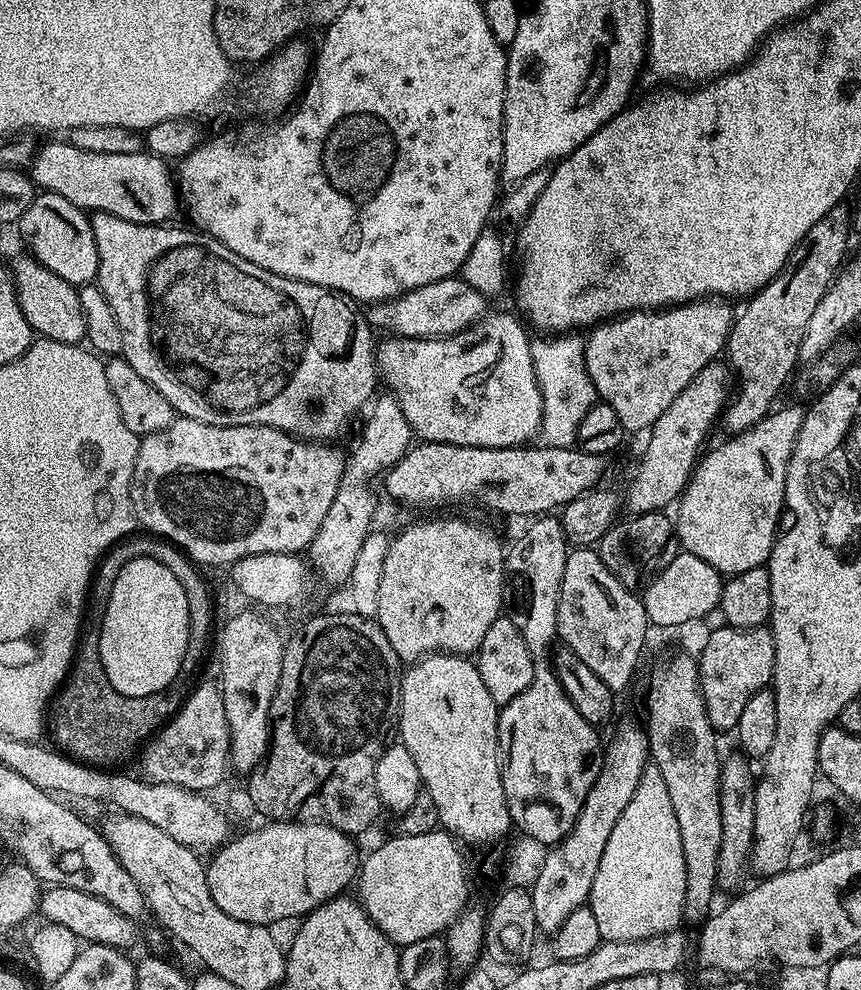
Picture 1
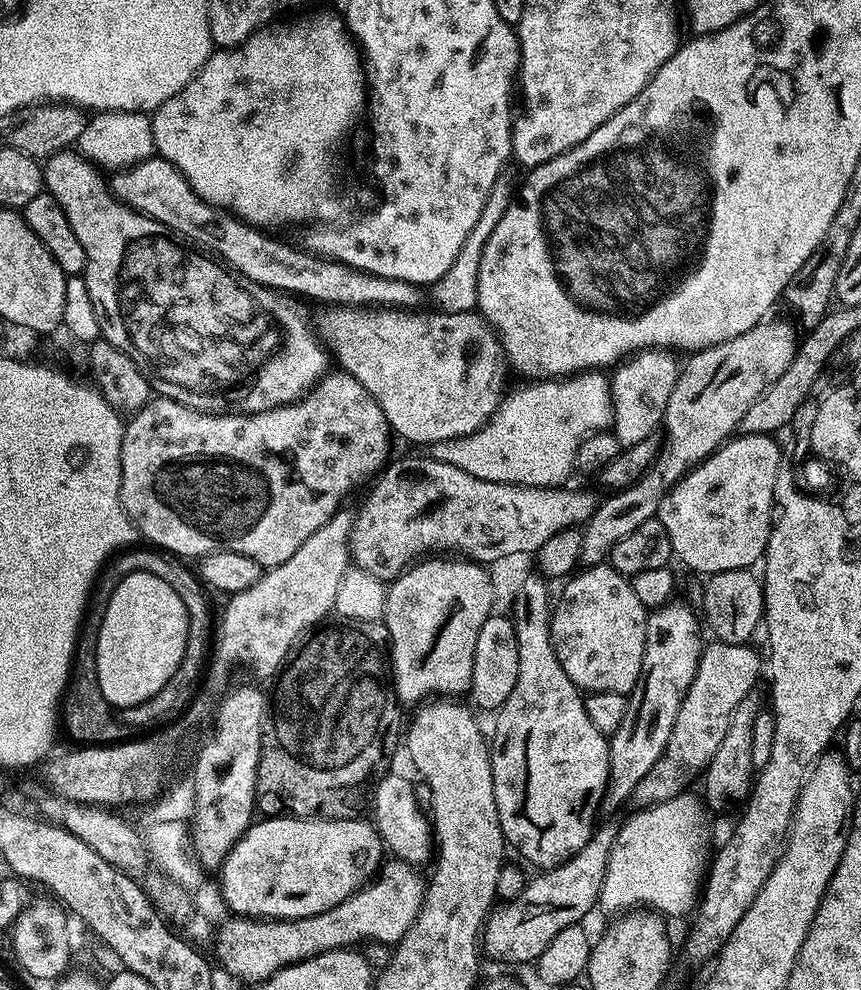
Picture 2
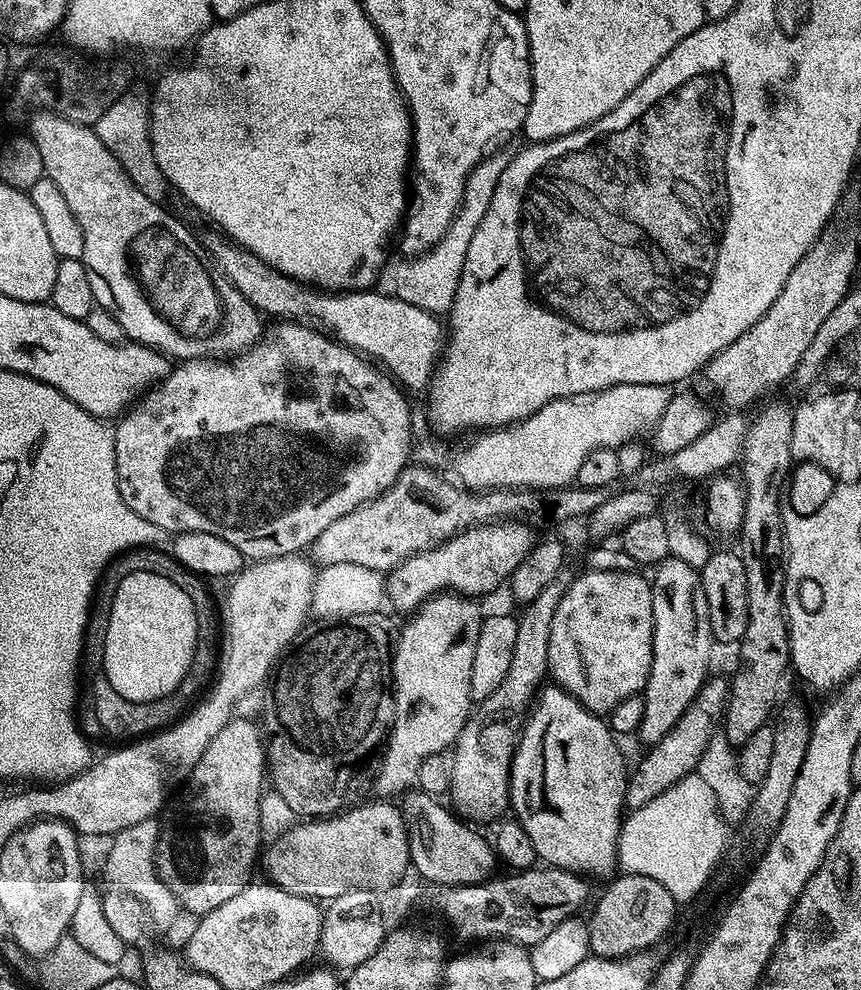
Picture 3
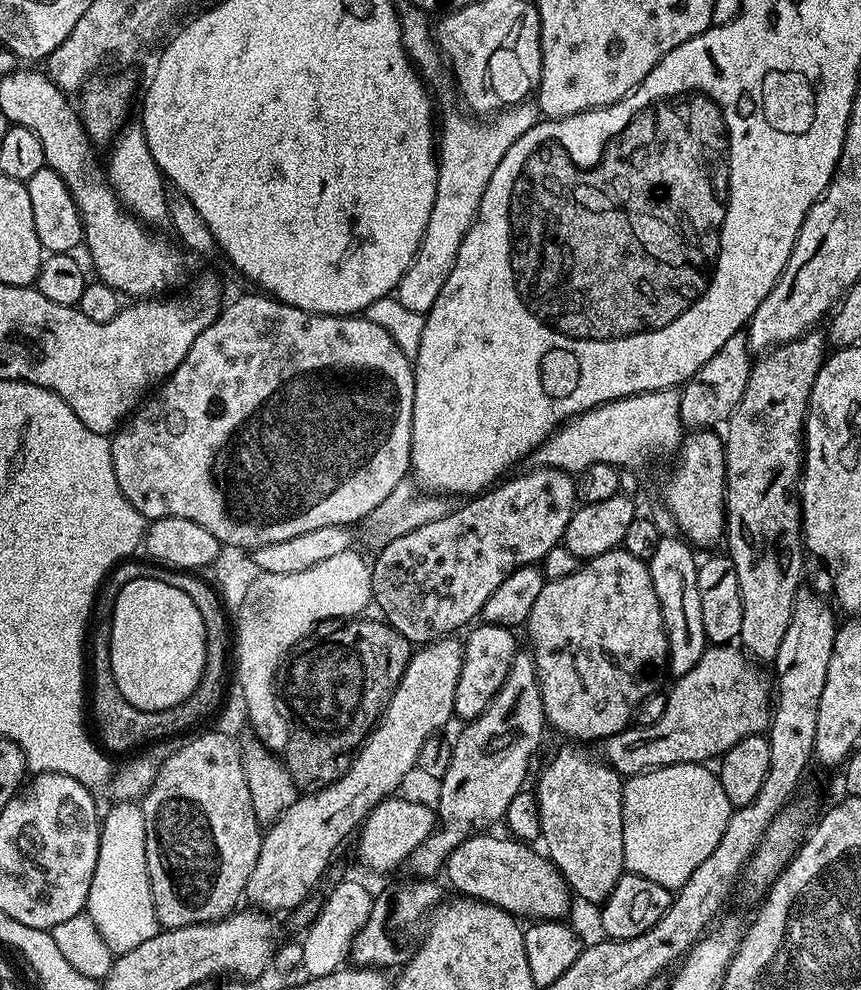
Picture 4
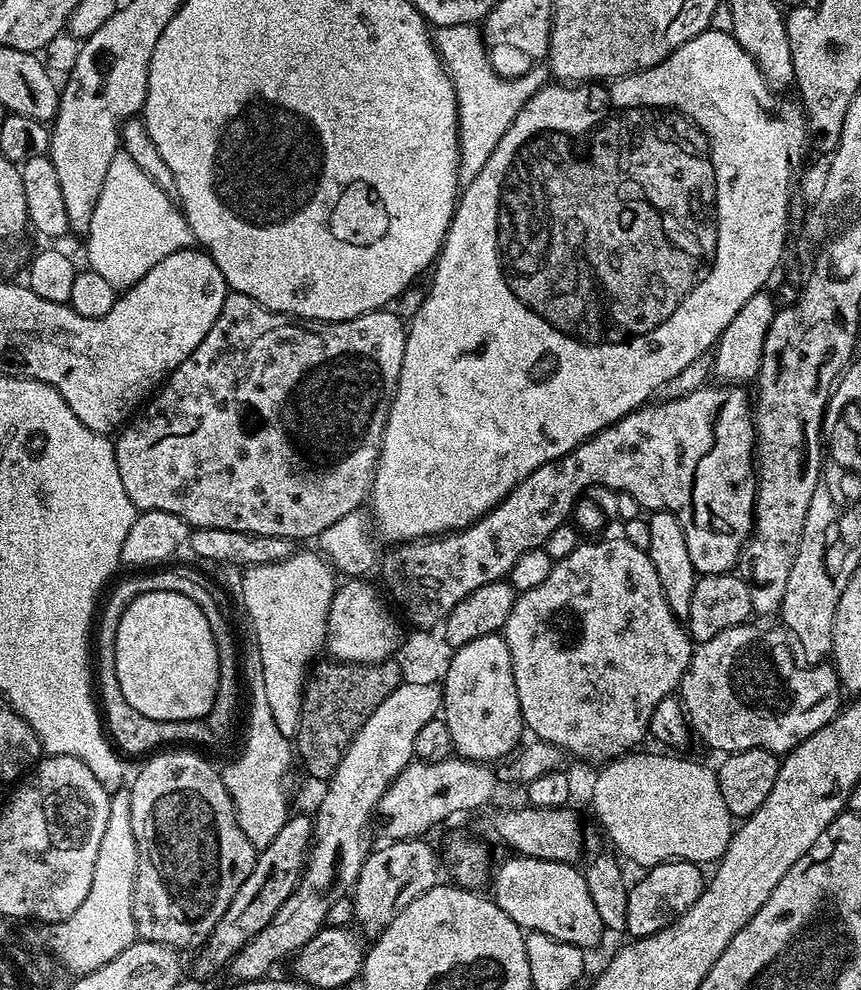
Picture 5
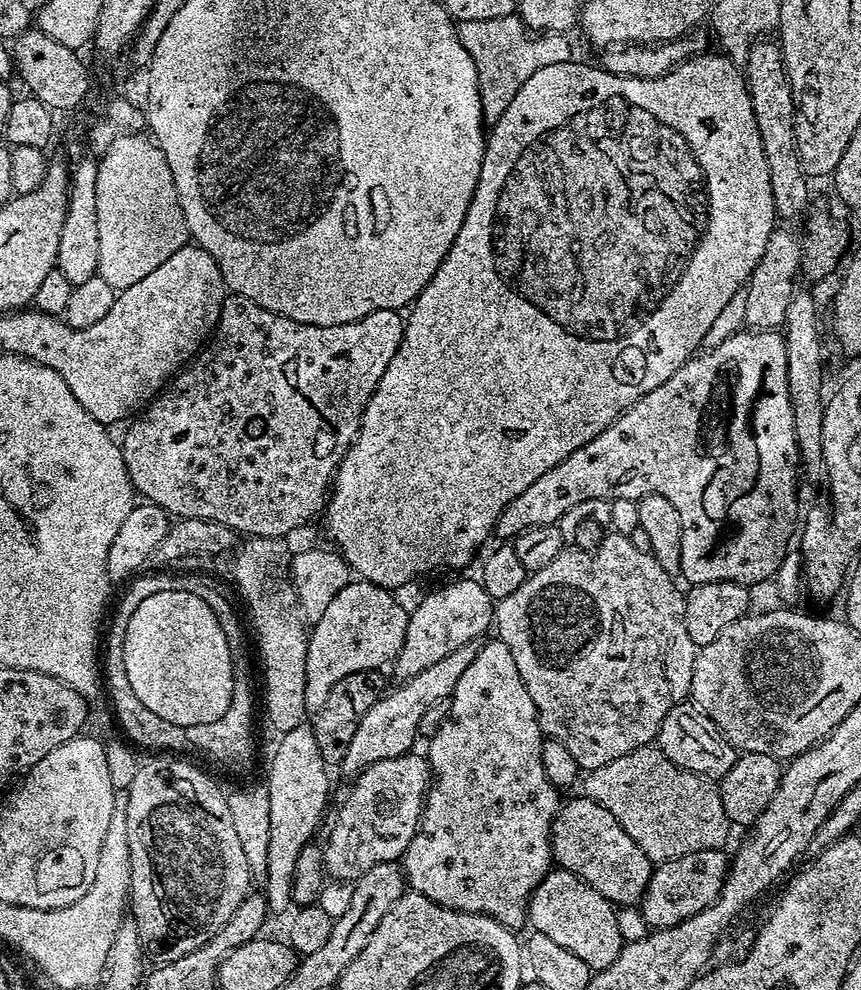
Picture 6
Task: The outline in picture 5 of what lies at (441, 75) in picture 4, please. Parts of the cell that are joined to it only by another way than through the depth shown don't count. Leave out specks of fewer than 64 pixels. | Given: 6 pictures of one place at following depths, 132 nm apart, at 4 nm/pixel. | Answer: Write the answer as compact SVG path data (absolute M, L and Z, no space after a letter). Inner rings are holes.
M474 24L436 28L434 43L440 61L454 86L460 127L460 182L461 185L467 186L471 180L478 178L482 166L486 166L486 162L489 161L490 154L494 154L494 146L502 142L502 134L506 134L514 118L518 118L518 110L522 110L522 106L526 106L526 102L534 98L536 91L544 87L550 72L547 67L537 66L520 77L508 79L500 76L492 68L481 29Z

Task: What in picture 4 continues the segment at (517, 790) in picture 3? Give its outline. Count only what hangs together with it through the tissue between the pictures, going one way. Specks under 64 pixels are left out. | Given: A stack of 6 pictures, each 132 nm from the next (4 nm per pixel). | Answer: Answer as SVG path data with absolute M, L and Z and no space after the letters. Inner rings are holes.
M572 746L576 748L560 748L556 752L556 757L545 766L540 772L540 781L534 785L536 794L536 801L538 802L538 814L540 815L542 843L544 842L546 855L556 869L563 874L564 880L569 886L569 889L577 897L580 896L588 904L596 904L595 906L603 905L604 901L610 898L610 894L614 890L614 886L618 886L621 876L625 875L626 869L624 867L624 847L622 846L622 794L624 793L624 785L622 777L618 775L614 769L608 764L604 763L599 755L591 756L588 752L583 752L583 747Z

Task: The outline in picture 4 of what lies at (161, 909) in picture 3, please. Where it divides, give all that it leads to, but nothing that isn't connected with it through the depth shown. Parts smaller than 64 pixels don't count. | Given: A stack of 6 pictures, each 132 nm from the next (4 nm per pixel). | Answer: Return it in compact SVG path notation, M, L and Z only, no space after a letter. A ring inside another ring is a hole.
M117 801L103 815L98 862L90 882L86 915L113 954L123 954L150 942L161 932L156 922L150 874L146 866L144 809L135 801Z

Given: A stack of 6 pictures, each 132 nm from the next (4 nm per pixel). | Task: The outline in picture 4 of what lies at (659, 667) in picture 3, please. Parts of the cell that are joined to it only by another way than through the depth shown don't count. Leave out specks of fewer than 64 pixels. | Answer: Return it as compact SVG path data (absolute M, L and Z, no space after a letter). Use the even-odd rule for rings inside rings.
M673 534L661 536L658 550L646 561L650 570L650 578L654 582L654 594L658 594L658 602L664 619L664 629L668 639L667 671L673 677L686 674L686 670L694 670L698 666L698 658L702 658L704 649L709 647L706 634L702 630L702 601L698 599L698 556L693 545L684 538Z

